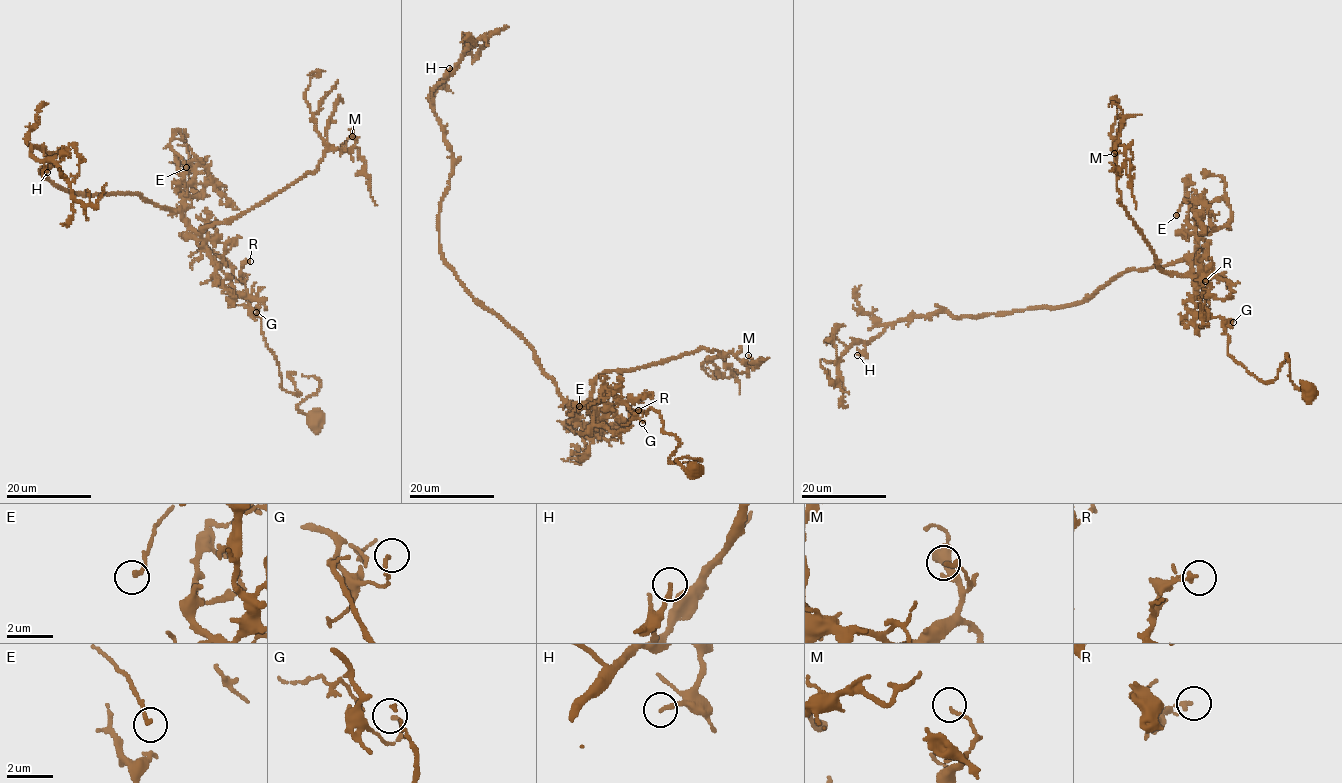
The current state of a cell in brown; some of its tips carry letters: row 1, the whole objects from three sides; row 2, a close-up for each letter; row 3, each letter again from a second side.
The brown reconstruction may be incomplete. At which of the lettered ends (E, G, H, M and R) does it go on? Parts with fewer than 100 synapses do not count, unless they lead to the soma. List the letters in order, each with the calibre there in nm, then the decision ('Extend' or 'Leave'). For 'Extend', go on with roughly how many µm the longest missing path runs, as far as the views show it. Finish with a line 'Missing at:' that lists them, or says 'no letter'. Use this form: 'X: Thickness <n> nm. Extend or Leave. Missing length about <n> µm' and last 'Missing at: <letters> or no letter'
E: Thickness 170 nm. Leave
G: Thickness 130 nm. Leave
H: Thickness 190 nm. Leave
M: Thickness 150 nm. Leave
R: Thickness 170 nm. Leave
Missing at: no letter

